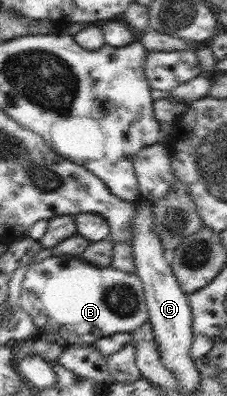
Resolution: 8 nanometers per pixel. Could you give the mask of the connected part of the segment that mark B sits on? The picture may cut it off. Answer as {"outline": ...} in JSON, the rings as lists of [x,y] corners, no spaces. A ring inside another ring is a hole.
{"outline":[[[52,255],[40,262],[31,261],[26,265],[27,272],[21,283],[20,305],[36,325],[32,339],[60,341],[63,347],[72,344],[92,346],[96,340],[112,334],[132,334],[148,322],[149,313],[143,283],[134,271],[122,271],[111,265],[98,268],[81,257],[66,255]]]}

